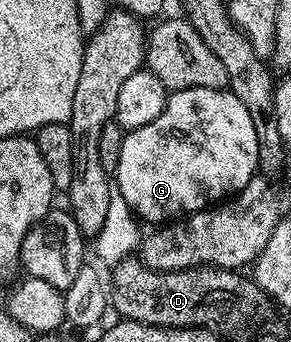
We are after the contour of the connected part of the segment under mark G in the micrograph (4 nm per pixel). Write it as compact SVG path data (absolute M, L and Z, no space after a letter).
M187 88L169 95L167 106L162 110L162 114L158 114L158 118L154 118L154 122L150 122L141 128L133 128L125 135L122 142L122 158L118 158L118 166L114 173L114 188L115 191L122 194L122 198L126 198L126 202L141 221L149 220L149 225L160 226L173 218L200 212L202 209L215 205L225 198L235 196L237 192L242 191L252 181L253 176L257 175L259 166L258 134L254 134L254 122L250 122L250 114L246 110L246 106L242 106L242 102L238 102L238 98L230 90L222 88Z

